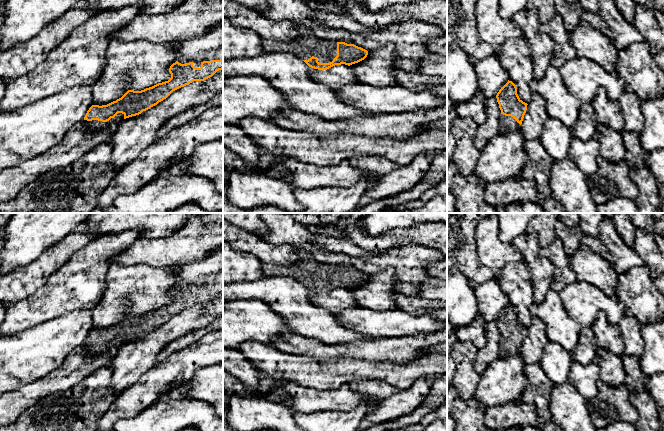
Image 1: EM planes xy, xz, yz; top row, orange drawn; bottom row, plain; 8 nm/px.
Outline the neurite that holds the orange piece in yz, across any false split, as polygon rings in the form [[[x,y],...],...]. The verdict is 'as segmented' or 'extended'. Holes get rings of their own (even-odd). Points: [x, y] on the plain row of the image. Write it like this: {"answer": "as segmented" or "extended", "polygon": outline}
{"answer": "extended", "polygon": [[[508,304],[496,322],[501,334],[500,357],[520,353],[528,328],[519,322],[516,309]]]}

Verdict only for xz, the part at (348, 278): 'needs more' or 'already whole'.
needs more

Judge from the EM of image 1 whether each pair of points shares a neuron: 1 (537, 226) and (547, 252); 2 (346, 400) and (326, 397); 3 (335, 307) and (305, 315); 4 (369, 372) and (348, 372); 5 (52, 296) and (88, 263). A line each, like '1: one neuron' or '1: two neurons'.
1: two neurons
2: one neuron
3: two neurons
4: one neuron
5: one neuron

